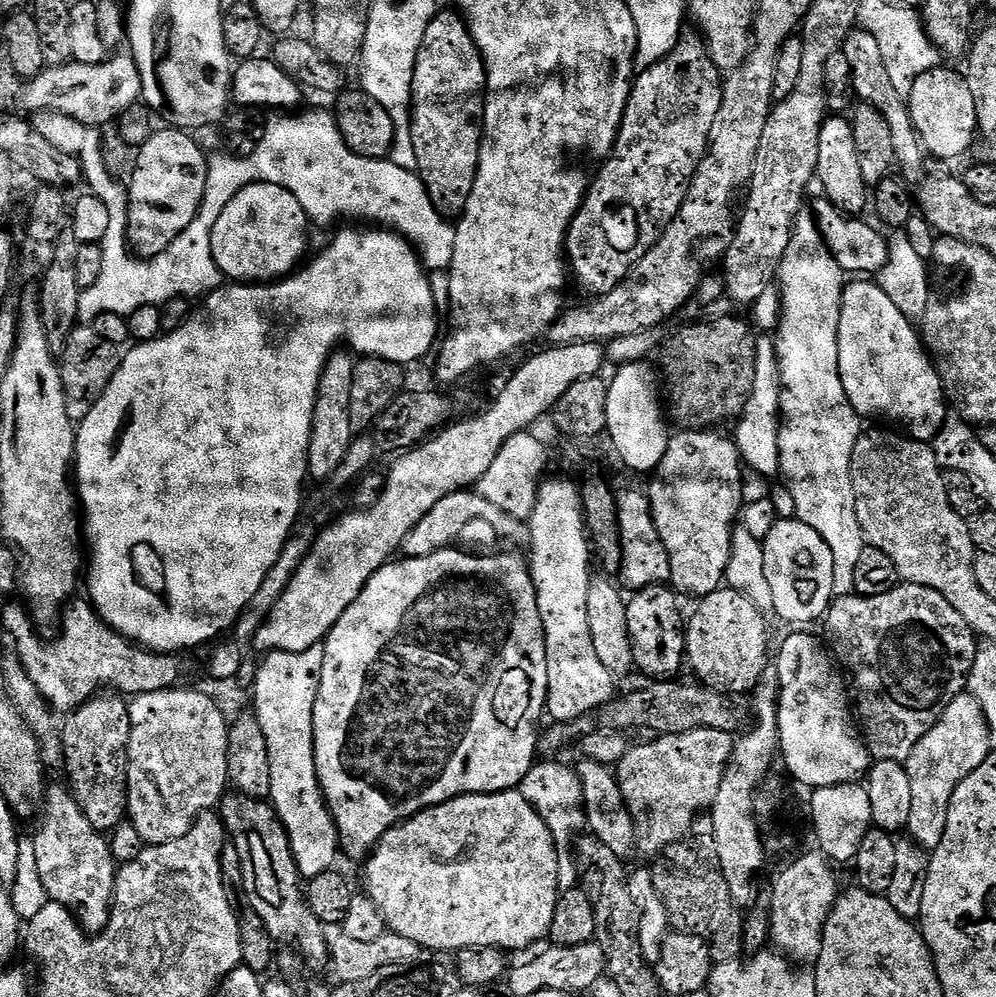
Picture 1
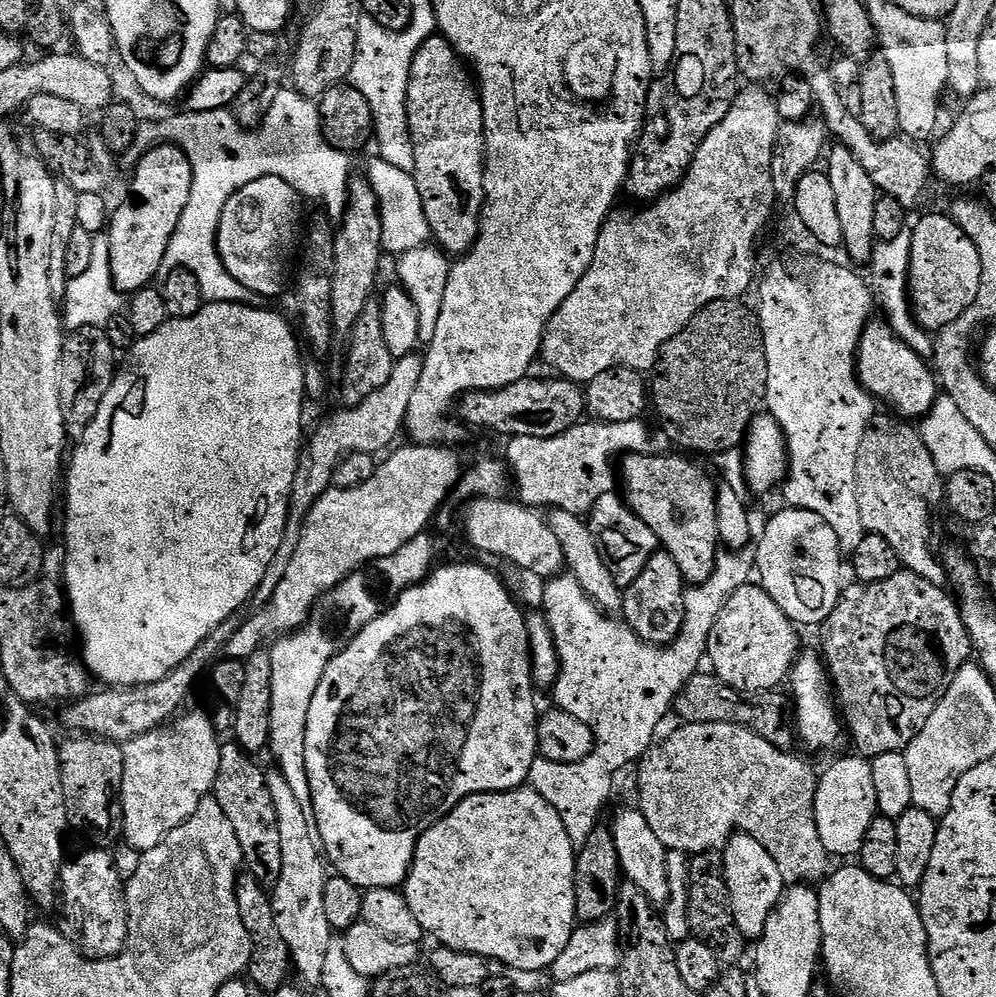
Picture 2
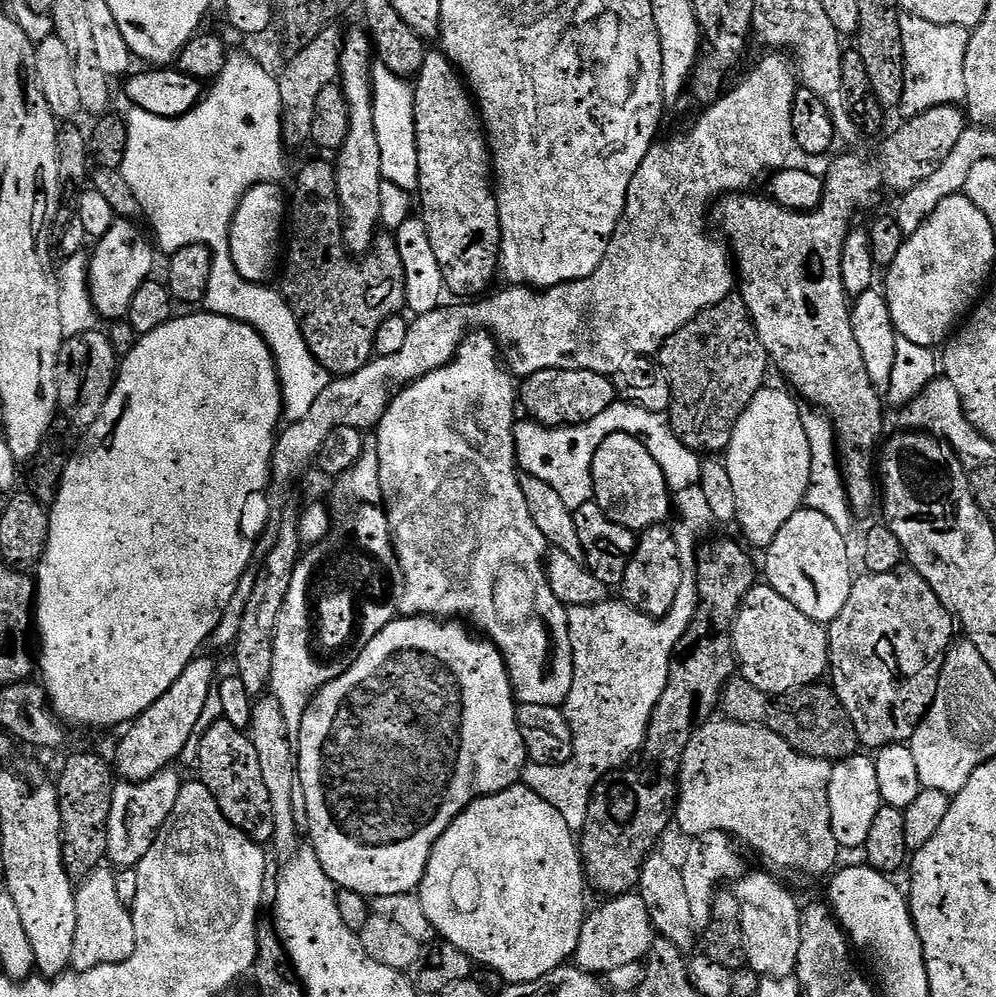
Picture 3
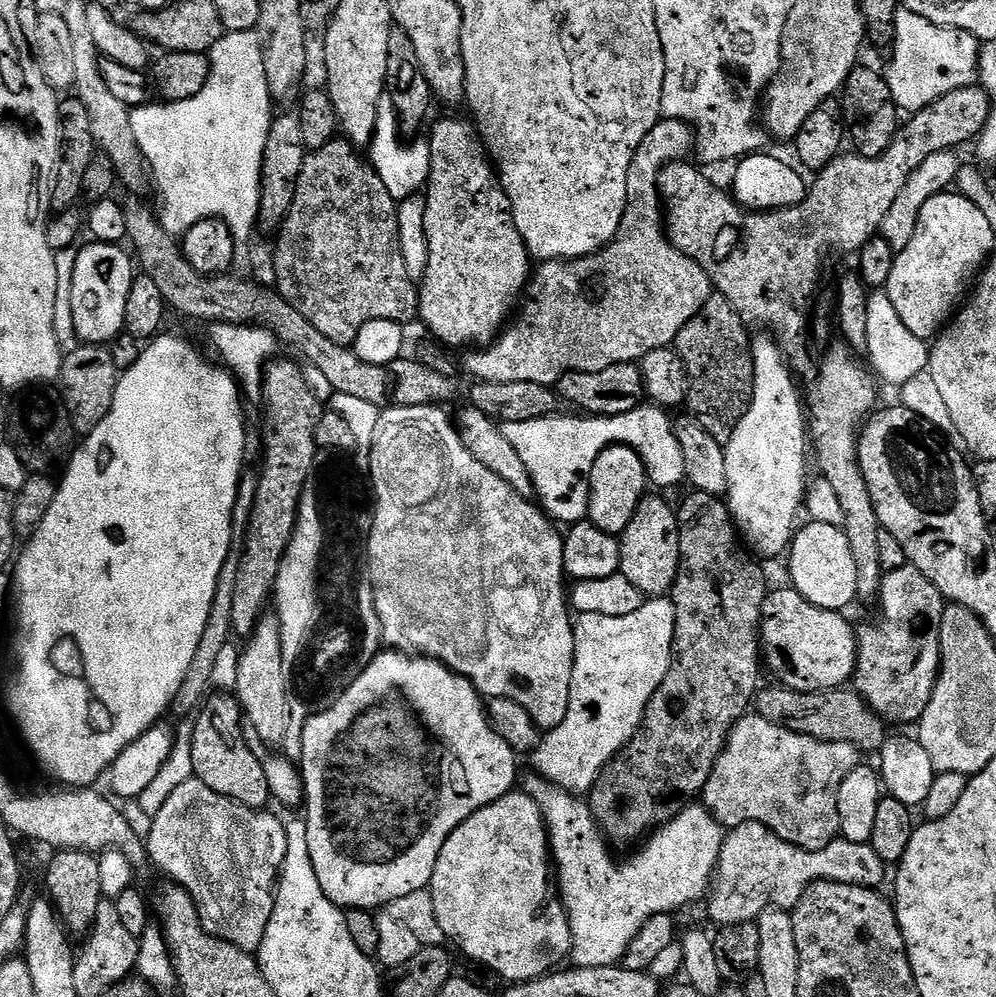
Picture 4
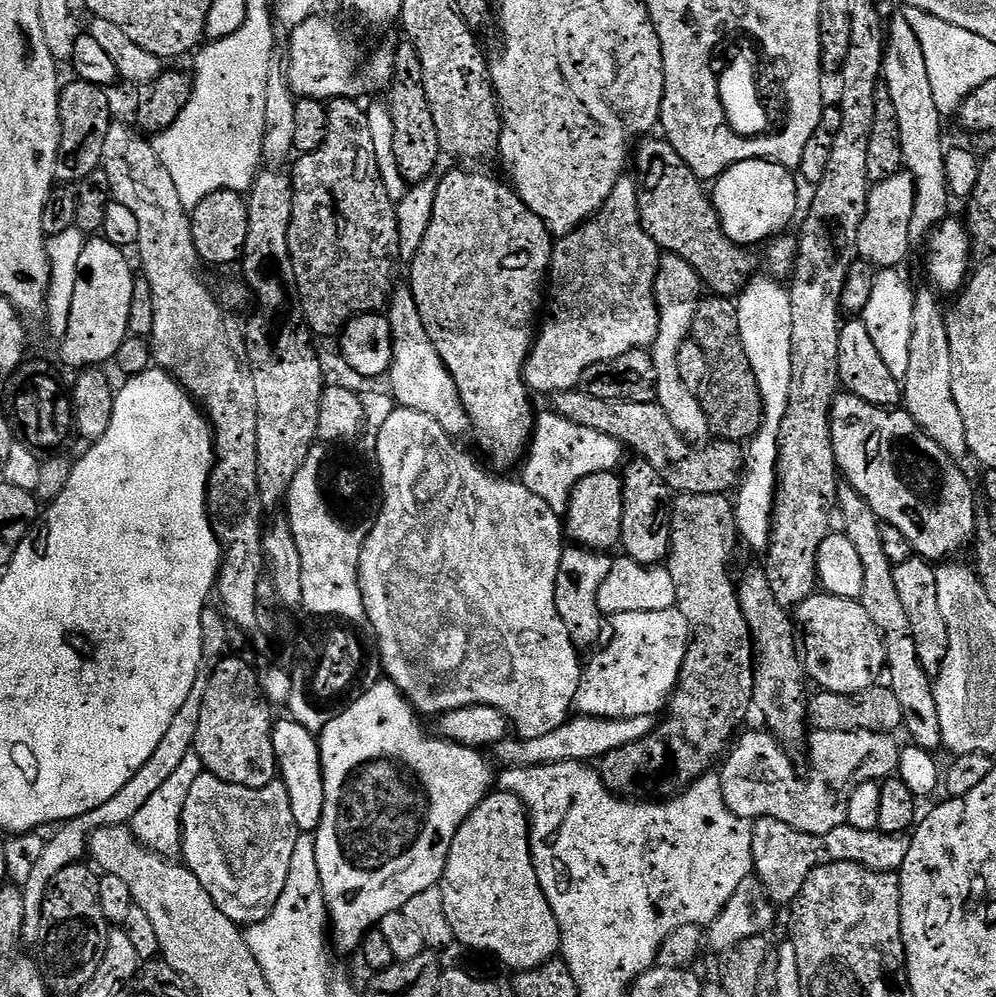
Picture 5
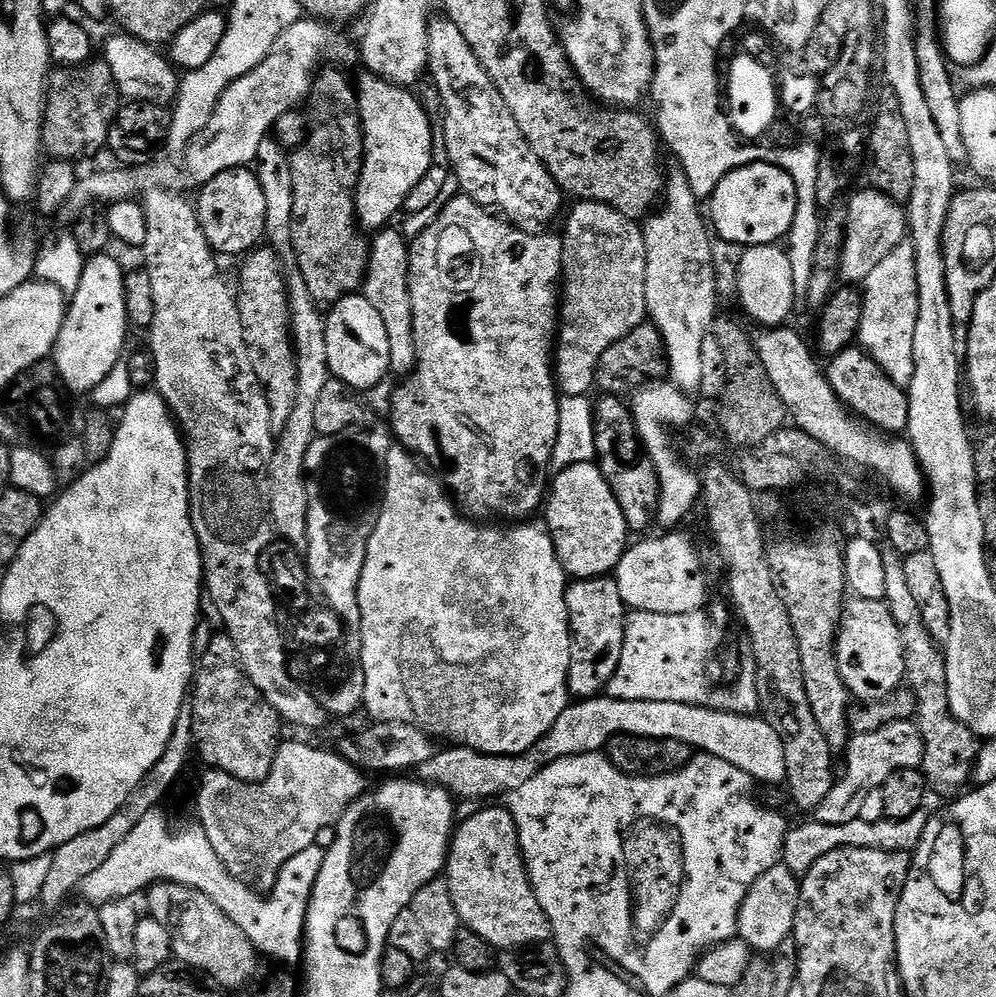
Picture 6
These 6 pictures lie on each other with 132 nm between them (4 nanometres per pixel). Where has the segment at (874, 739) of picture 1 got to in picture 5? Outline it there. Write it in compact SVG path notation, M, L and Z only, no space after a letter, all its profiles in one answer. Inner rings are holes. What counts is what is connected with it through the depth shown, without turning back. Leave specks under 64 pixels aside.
M913 555L906 562L895 565L894 587L898 590L898 598L902 598L902 606L906 606L906 618L910 618L912 638L917 644L920 665L935 678L940 675L942 662L946 662L946 650L950 646L950 634L946 626L946 618L942 618L942 610L938 607L938 578L936 568L921 556Z

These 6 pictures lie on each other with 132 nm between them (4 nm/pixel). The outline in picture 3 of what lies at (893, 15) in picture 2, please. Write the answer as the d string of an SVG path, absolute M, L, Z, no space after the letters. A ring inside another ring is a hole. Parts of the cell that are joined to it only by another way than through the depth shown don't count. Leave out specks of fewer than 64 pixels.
M901 15L904 47L904 89L899 111L905 117L917 116L943 104L956 104L961 99L964 74L964 48L969 33L958 26L926 22L917 16Z

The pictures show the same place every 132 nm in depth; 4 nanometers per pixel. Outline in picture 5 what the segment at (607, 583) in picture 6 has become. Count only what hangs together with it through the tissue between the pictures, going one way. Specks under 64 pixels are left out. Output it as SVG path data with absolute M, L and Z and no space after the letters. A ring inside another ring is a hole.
M579 546L565 547L564 557L560 559L554 586L554 606L558 606L558 614L577 650L595 649L605 639L606 617L598 606L598 592L610 574L612 561L613 557L607 551Z

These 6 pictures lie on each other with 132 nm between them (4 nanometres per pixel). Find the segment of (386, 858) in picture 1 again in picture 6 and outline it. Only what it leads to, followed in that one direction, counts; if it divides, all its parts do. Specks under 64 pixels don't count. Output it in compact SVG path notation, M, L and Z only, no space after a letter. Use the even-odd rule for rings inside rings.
M492 806L481 807L484 809L474 813L469 820L459 821L448 849L446 879L454 898L454 906L460 915L460 923L486 938L486 942L490 942L497 950L543 944L553 935L554 927L546 918L534 894L532 883L528 881L528 870L524 867L524 855L520 852L520 839L514 818L503 806L488 807Z

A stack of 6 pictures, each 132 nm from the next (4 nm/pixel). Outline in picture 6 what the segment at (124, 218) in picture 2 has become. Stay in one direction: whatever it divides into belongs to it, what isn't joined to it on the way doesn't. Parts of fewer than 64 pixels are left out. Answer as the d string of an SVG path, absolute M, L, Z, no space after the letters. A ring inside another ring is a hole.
M112 254L94 256L85 263L82 270L82 282L78 282L78 290L72 295L67 305L64 325L58 334L58 342L54 349L56 370L67 391L69 388L72 392L91 394L112 373L114 366L122 363L122 357L125 355L124 343L128 340L128 332L130 333L126 314L126 298L124 297L125 275L125 269L120 269L119 262L112 257Z

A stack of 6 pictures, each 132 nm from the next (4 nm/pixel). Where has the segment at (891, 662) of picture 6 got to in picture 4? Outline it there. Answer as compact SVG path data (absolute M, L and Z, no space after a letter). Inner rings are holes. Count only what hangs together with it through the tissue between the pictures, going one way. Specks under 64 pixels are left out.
M773 587L760 608L760 646L762 660L777 676L779 683L796 692L827 692L829 688L843 688L855 677L858 659L858 632L843 611L814 606L794 587Z

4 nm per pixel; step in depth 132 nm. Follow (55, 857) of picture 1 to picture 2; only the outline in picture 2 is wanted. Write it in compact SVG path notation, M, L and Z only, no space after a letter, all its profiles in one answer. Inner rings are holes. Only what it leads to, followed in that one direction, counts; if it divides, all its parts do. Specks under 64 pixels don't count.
M108 850L84 852L76 861L65 863L62 873L62 904L68 908L80 908L80 940L78 944L89 957L106 960L109 956L119 956L128 944L128 903L126 880L116 868L113 853Z

